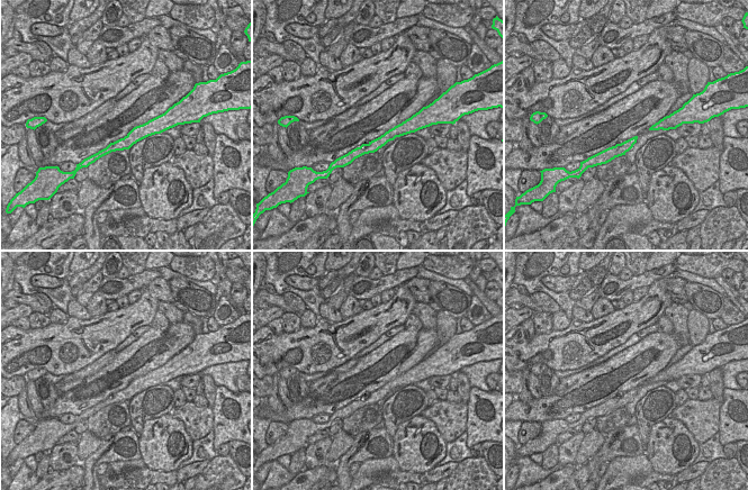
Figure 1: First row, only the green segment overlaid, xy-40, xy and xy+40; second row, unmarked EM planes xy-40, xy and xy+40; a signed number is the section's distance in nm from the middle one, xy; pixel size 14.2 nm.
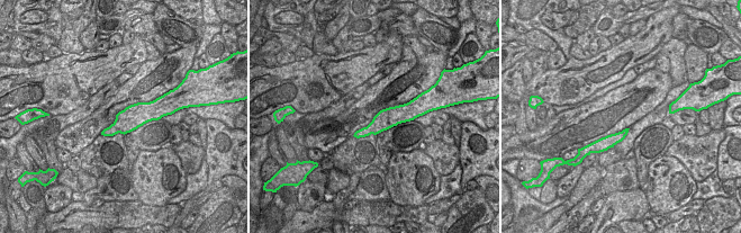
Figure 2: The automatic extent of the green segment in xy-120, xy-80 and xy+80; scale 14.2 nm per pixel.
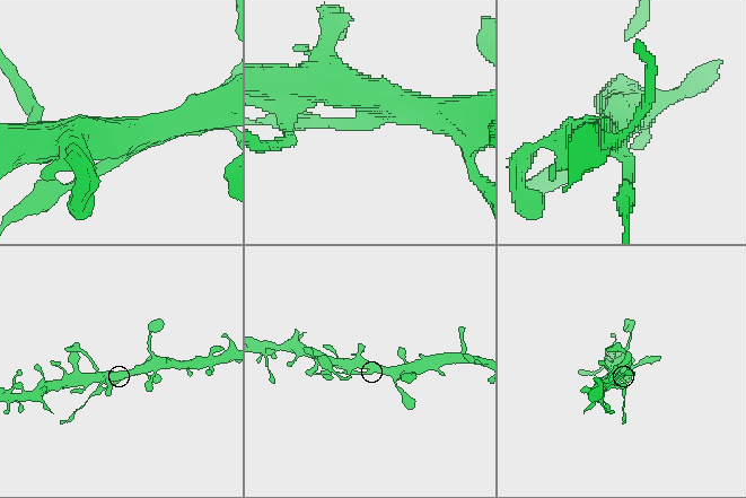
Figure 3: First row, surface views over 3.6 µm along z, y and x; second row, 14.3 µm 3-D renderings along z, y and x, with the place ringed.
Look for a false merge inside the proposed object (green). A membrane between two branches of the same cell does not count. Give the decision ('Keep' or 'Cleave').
Cleave.

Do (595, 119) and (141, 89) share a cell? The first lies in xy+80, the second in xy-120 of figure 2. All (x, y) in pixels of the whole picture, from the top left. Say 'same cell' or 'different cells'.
same cell

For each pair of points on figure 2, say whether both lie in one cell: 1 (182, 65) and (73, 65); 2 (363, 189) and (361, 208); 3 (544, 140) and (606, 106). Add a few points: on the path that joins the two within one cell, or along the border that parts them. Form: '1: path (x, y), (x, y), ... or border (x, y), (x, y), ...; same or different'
1: border (146, 60), (141, 64); different
2: border (388, 199), (360, 200), (358, 203); different
3: path (560, 134), (590, 122); same

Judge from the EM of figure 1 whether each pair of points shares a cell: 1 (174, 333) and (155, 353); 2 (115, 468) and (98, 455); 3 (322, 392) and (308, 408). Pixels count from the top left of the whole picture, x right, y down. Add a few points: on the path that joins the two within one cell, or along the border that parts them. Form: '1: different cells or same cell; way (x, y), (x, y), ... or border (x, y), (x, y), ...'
1: same cell; way (171, 337), (160, 348)
2: different cells; border (136, 459), (116, 460), (108, 464)
3: same cell; way (321, 397), (313, 405)

